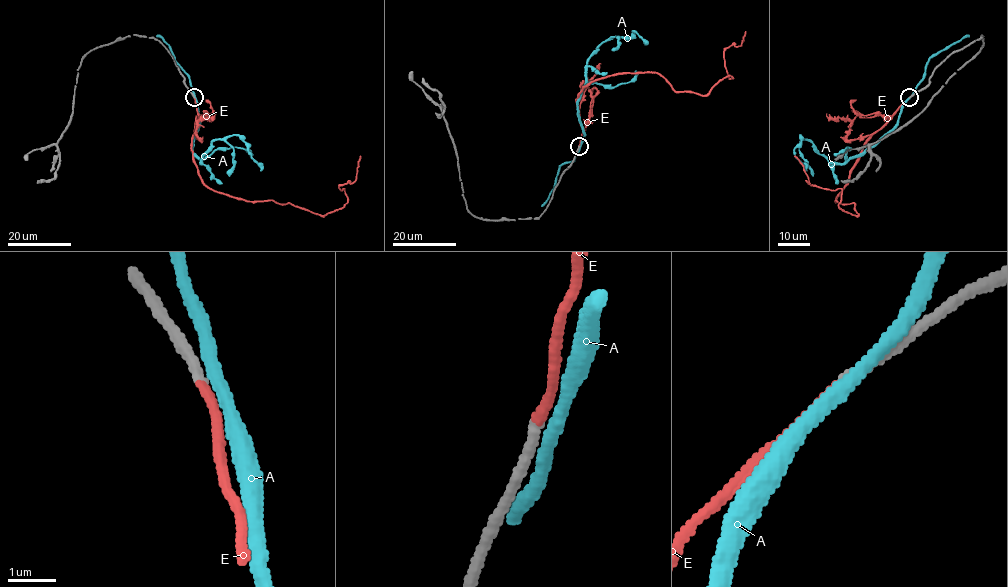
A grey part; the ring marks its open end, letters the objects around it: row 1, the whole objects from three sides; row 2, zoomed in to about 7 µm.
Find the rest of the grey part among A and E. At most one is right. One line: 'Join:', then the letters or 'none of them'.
Join: E

